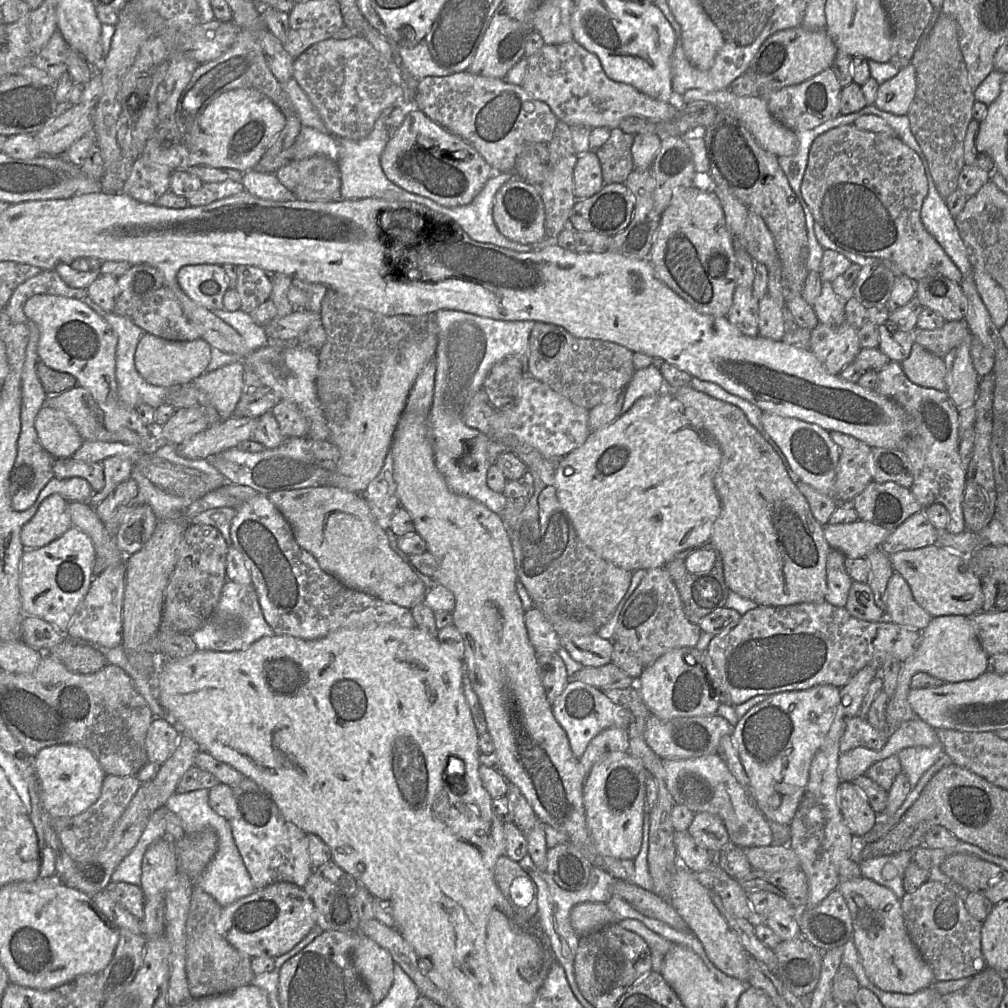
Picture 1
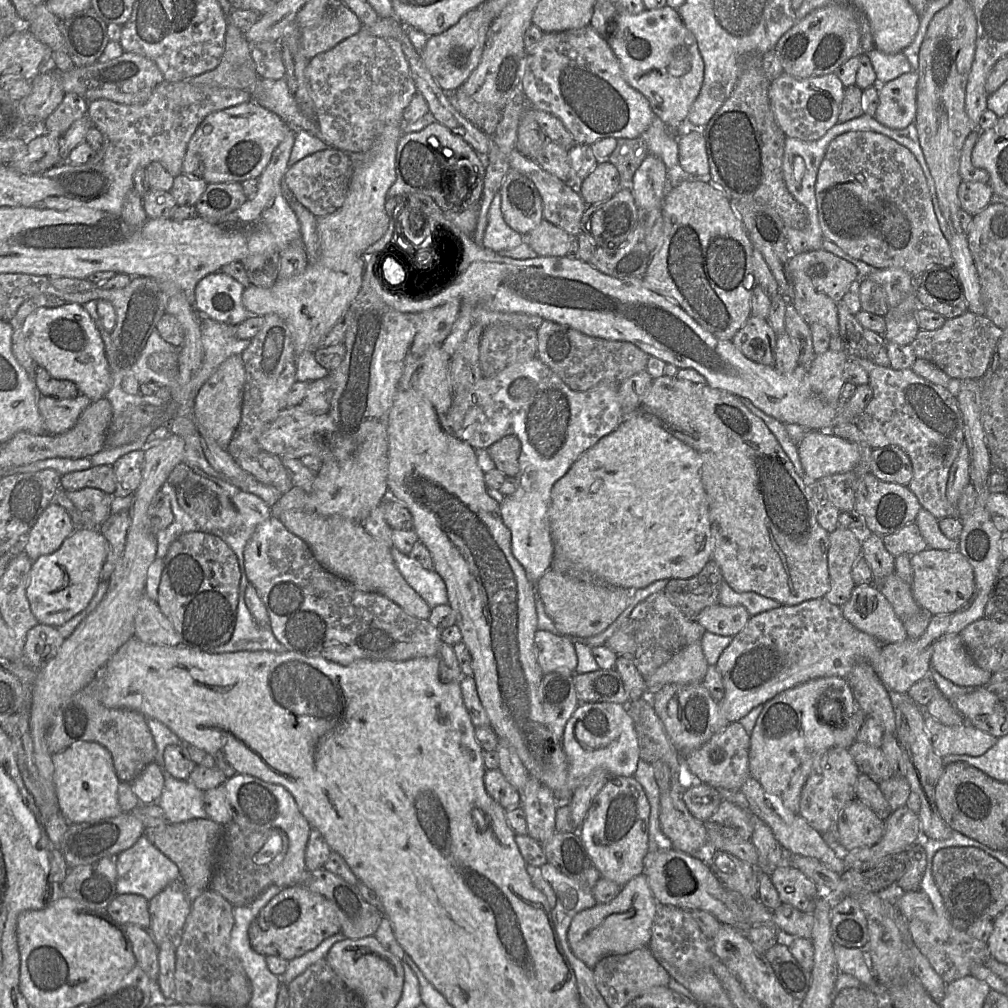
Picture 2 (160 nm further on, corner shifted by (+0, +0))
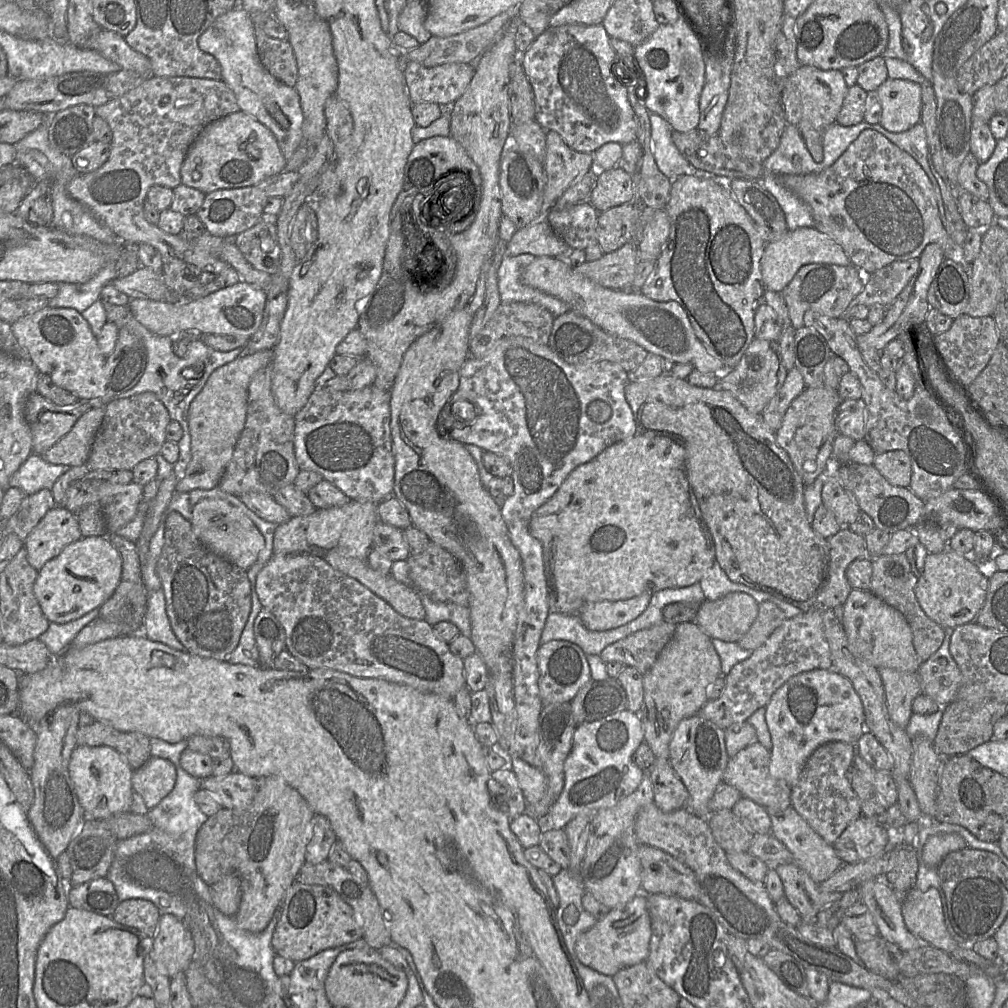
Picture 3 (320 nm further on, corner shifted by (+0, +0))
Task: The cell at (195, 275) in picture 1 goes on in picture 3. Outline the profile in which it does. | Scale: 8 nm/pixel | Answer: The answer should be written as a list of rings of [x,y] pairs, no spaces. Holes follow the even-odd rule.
[[[241,281],[197,300],[169,302],[139,298],[130,299],[127,305],[140,324],[160,336],[211,333],[251,337],[260,325],[266,300],[265,290]]]

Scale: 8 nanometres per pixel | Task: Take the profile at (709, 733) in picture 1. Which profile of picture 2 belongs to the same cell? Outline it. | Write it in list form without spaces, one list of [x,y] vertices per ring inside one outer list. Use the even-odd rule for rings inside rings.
[[[731,722],[725,729],[715,734],[706,744],[682,756],[683,763],[698,780],[717,789],[740,791],[741,786],[750,776],[749,770],[750,735],[739,722]]]

